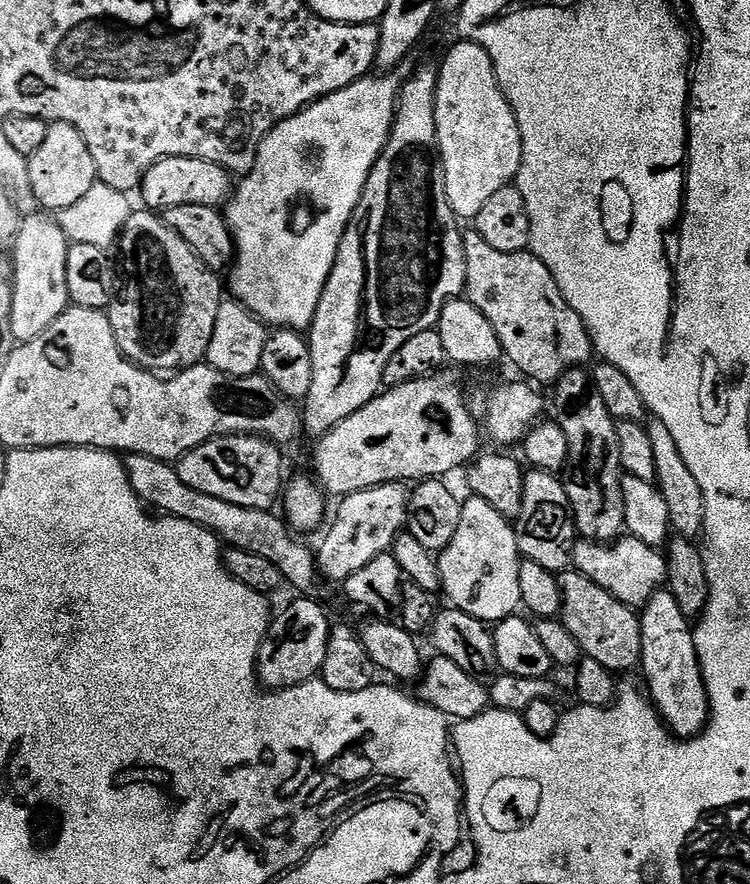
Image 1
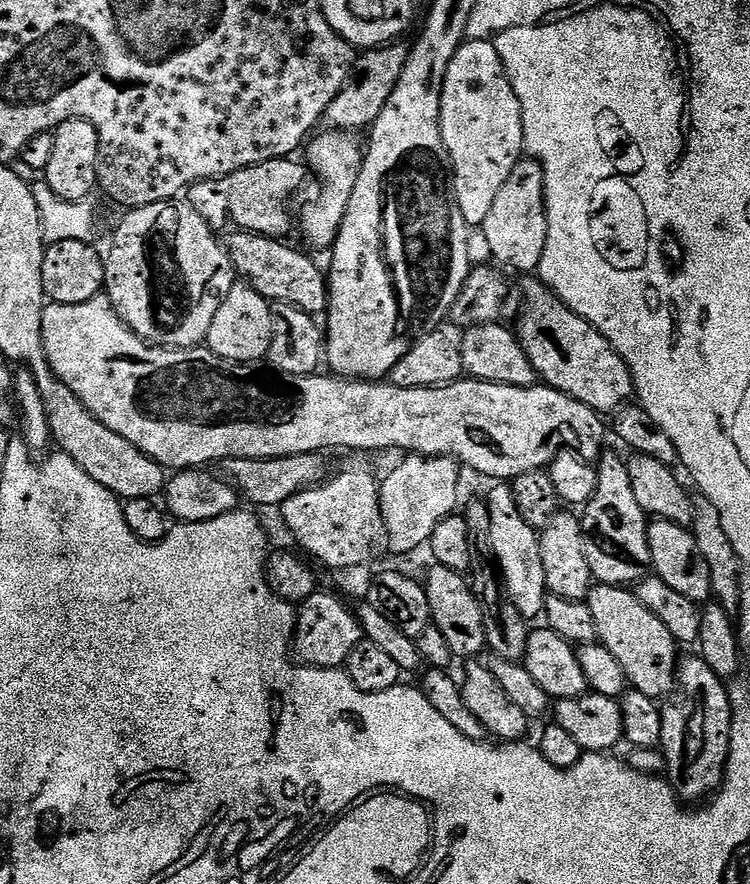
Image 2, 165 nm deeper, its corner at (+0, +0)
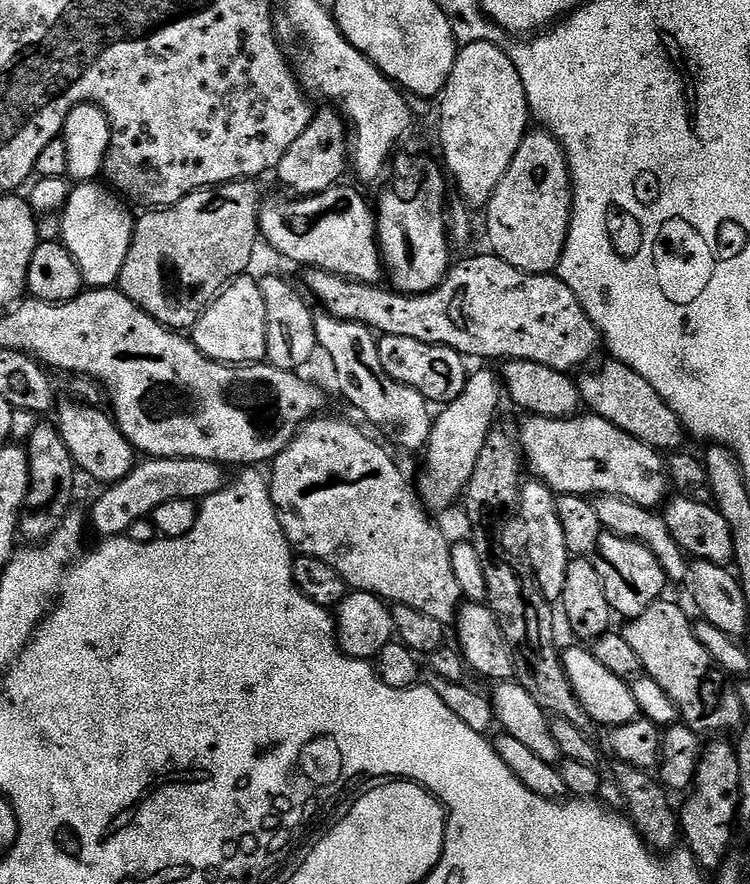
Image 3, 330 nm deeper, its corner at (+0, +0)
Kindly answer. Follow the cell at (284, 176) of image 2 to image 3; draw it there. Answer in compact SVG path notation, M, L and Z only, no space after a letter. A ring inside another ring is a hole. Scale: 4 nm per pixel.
M337 186L313 196L265 199L258 211L260 236L280 256L304 268L321 268L363 284L380 284L385 279L384 258L376 238L376 217L356 188Z

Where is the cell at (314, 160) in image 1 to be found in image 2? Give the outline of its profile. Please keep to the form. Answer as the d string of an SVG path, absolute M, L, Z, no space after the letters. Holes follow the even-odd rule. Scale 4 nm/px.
M343 130L322 132L307 145L307 148L309 147L308 160L306 159L311 175L315 179L316 176L320 179L320 197L313 204L306 205L301 212L298 212L298 228L304 231L305 238L314 247L328 250L336 243L336 236L340 233L346 206L350 206L350 194L354 194L354 182L358 182L358 174L362 170L364 153L361 141L359 144L353 133Z

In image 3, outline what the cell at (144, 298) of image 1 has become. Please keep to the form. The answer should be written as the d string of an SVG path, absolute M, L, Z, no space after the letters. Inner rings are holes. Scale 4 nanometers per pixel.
M255 179L251 180L231 180L228 184L215 184L212 188L203 188L202 190L198 190L194 194L190 194L186 198L182 198L179 202L176 204L172 204L169 206L169 208L162 208L159 210L148 210L143 213L144 217L137 219L135 221L133 230L132 230L132 241L130 242L130 254L126 254L126 262L122 266L122 274L120 275L120 279L118 281L118 287L121 292L124 292L126 294L126 298L130 298L130 302L134 302L137 306L139 306L147 316L150 318L154 318L158 321L159 324L164 325L166 328L170 328L173 330L191 330L196 327L196 323L198 322L198 318L201 314L204 313L204 311L207 310L209 304L212 303L213 300L216 299L217 295L224 291L225 288L228 287L229 284L232 283L233 280L236 279L237 276L243 276L245 273L249 271L248 267L252 264L252 255L256 252L256 240L258 244L258 237L260 236L260 214L259 214L259 207L262 203L262 195L260 196L260 188Z

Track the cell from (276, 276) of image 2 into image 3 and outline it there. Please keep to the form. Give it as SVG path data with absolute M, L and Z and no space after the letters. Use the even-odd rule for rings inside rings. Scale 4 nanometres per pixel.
M494 254L487 255L472 256L461 264L453 263L442 283L434 291L424 292L420 296L410 296L380 284L348 280L321 268L303 269L303 287L312 291L311 299L316 299L327 315L365 324L380 336L418 338L418 342L452 348L465 358L477 356L480 360L500 360L499 362L538 362L538 366L550 366L569 374L575 373L575 368L583 369L588 366L583 364L588 364L595 358L596 351L602 348L602 337L586 310L582 310L582 302L574 298L574 290L570 290L570 286L566 286L559 275L523 272Z

